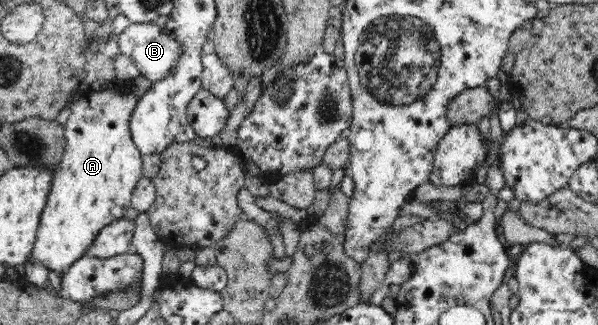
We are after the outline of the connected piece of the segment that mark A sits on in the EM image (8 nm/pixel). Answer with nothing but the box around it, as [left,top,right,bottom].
[30,82,143,275]

